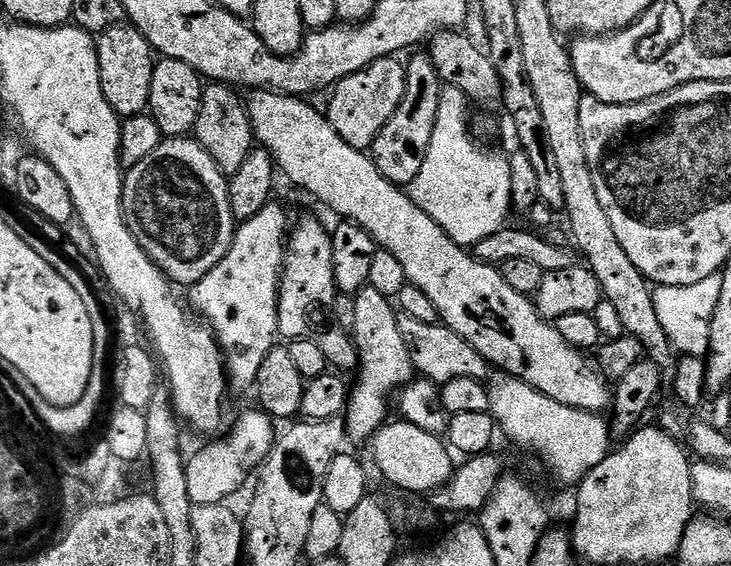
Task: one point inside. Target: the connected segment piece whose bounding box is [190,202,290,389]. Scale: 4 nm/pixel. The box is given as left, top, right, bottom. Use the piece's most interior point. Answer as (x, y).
(239, 298)

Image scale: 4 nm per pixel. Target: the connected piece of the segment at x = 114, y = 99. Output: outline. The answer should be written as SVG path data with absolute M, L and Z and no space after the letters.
M131 23L115 24L99 33L96 40L98 70L102 82L102 94L117 116L127 118L139 116L147 109L150 98L150 78L154 78L157 61L152 60L154 50L148 45L147 38Z

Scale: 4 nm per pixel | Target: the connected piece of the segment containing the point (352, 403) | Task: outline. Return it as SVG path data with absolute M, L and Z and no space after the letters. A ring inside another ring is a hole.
M363 288L357 292L354 306L354 326L350 329L356 341L358 357L358 373L356 384L351 389L346 409L346 432L356 440L371 441L379 428L389 423L388 399L392 392L406 388L414 379L414 369L410 350L406 350L406 342L402 338L402 330L398 330L396 321L398 312L389 297L378 294L373 288Z

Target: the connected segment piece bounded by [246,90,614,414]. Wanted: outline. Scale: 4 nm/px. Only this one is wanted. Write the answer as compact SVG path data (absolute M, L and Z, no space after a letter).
M263 90L253 91L246 103L255 143L271 154L277 169L283 175L285 172L298 187L305 188L318 203L337 212L341 221L358 225L376 240L383 251L394 254L394 258L402 262L402 270L406 270L408 283L418 286L418 290L422 290L422 294L427 294L430 302L434 302L443 324L454 330L454 334L466 338L466 342L470 342L470 346L474 346L474 350L478 350L478 354L482 354L493 369L501 368L501 373L528 383L534 390L565 406L597 414L609 411L614 392L599 367L593 361L591 364L589 357L580 349L570 346L570 342L562 342L562 334L558 334L555 323L545 320L529 297L513 290L499 267L477 260L467 247L450 238L450 234L438 222L420 209L403 187L386 179L367 151L350 146L350 142L346 142L346 138L334 130L321 109L319 112L314 105L308 104L312 102L299 96L284 96L281 92Z

